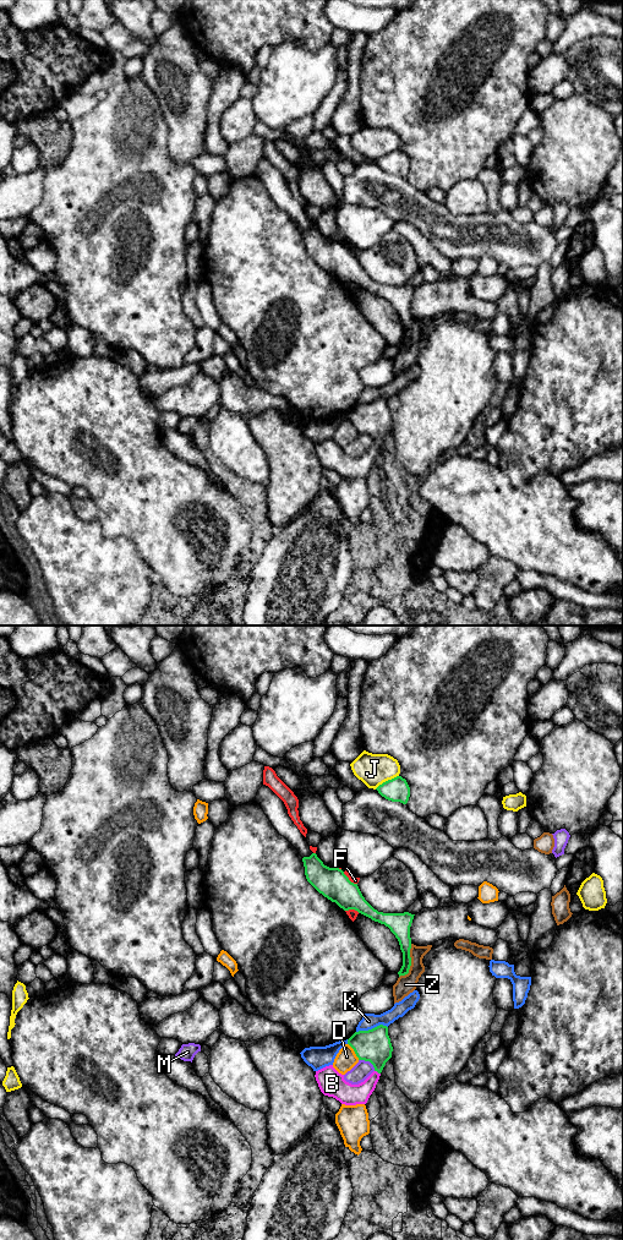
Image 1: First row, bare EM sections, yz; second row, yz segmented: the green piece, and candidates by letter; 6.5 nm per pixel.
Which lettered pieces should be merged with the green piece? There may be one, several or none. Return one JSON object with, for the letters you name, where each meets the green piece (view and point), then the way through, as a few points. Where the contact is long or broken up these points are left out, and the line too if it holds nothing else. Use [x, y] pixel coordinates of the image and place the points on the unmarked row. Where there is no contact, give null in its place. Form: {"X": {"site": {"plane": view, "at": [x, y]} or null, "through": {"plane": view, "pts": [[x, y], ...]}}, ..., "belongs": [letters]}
{"B": {"site": {"plane": "yz", "at": [377, 444]}, "through": {"plane": "yz", "pts": [[373, 419], [377, 422], [377, 444], [358, 466], [350, 468]]}}, "belongs": ["B"]}

